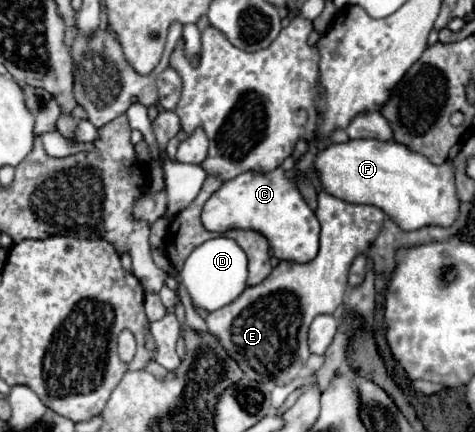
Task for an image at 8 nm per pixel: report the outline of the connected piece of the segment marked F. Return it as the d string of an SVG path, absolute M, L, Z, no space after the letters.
M349 139L347 143L331 143L315 155L313 169L329 195L349 203L375 205L405 231L427 225L449 227L459 215L451 161L445 161L443 165L427 163L423 155L399 147L395 141Z

